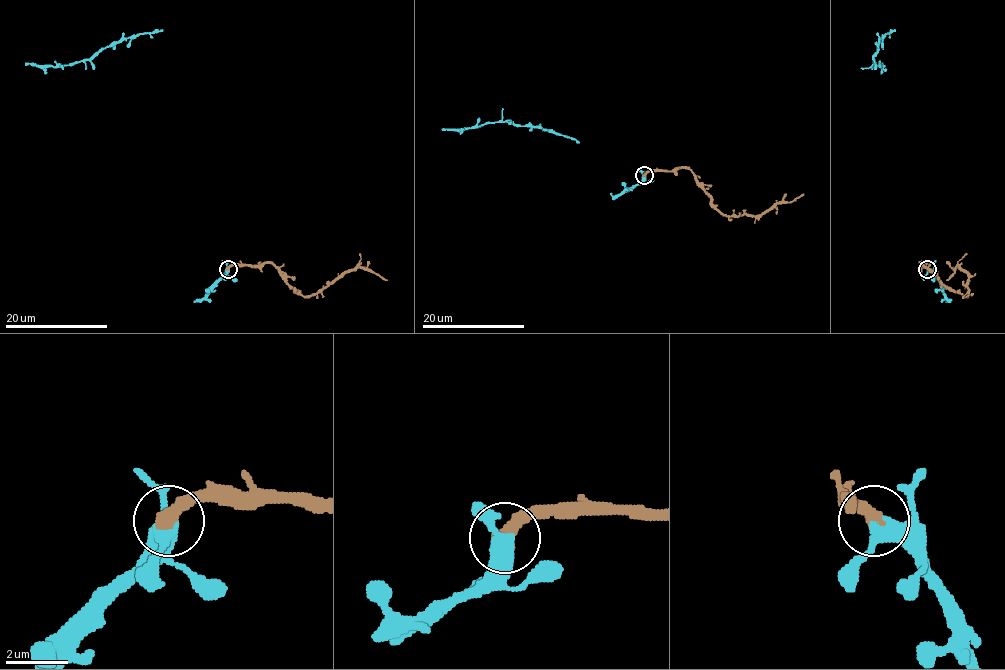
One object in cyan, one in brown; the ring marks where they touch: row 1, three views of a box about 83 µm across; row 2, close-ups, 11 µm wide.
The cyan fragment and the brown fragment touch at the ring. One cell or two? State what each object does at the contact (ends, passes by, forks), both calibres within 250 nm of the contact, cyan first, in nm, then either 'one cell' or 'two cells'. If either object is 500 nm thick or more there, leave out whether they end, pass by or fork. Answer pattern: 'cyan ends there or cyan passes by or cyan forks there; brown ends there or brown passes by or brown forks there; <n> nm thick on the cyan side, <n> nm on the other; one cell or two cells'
440 nm thick on the cyan side, 500 nm on the other; one cell

